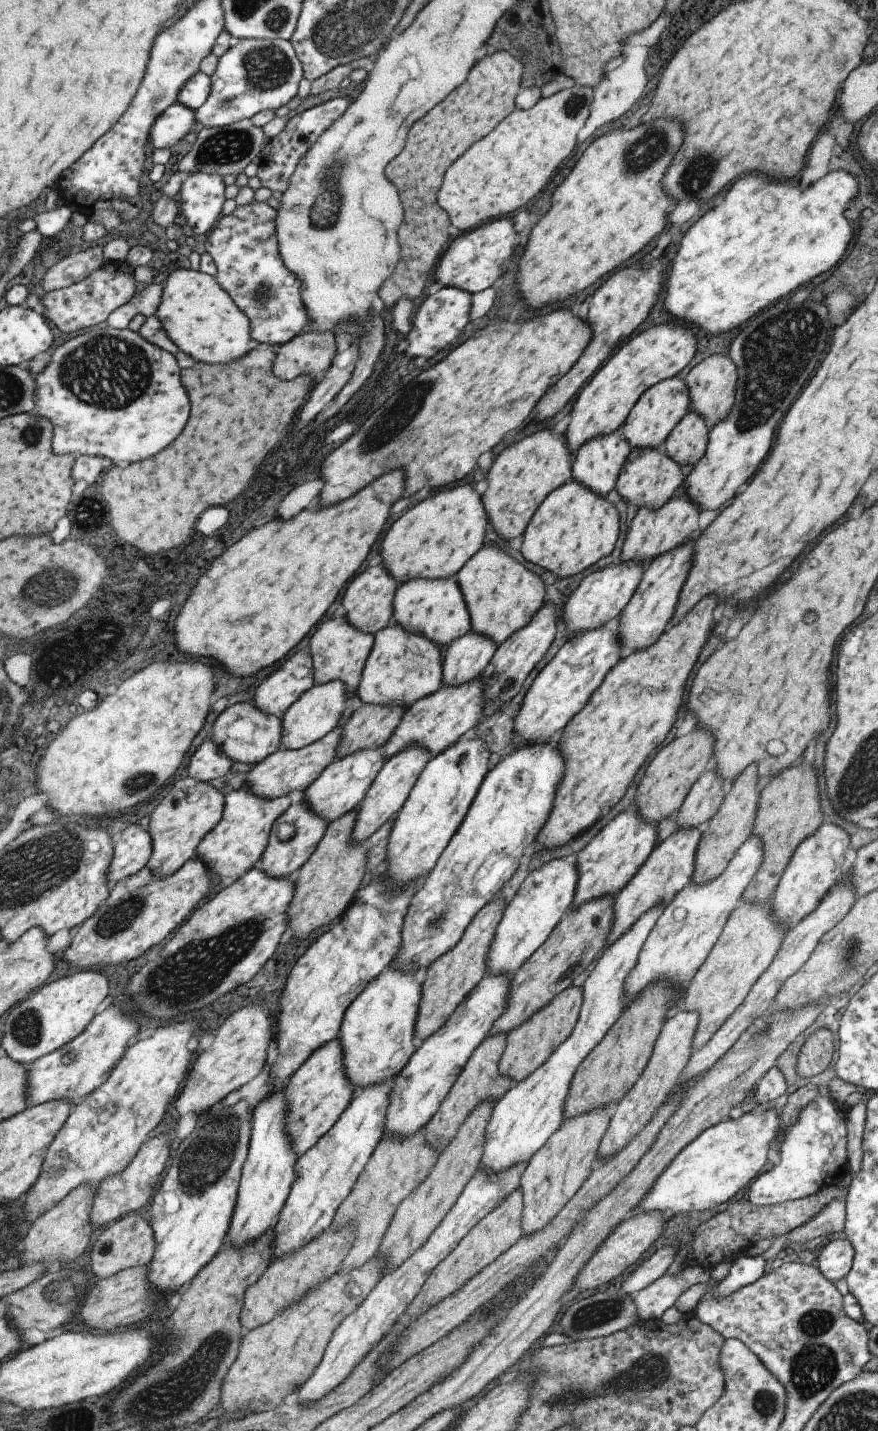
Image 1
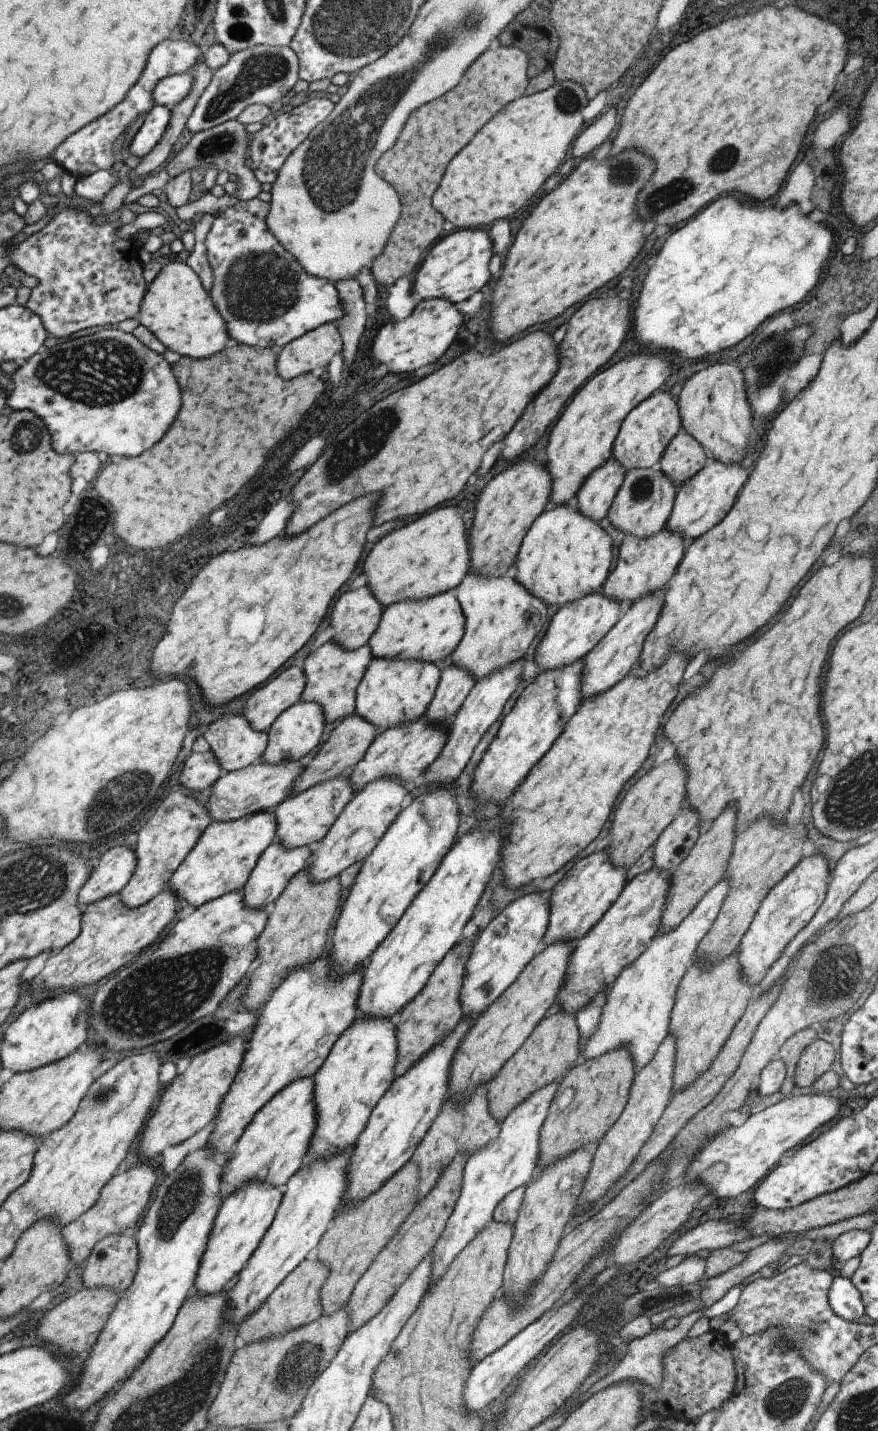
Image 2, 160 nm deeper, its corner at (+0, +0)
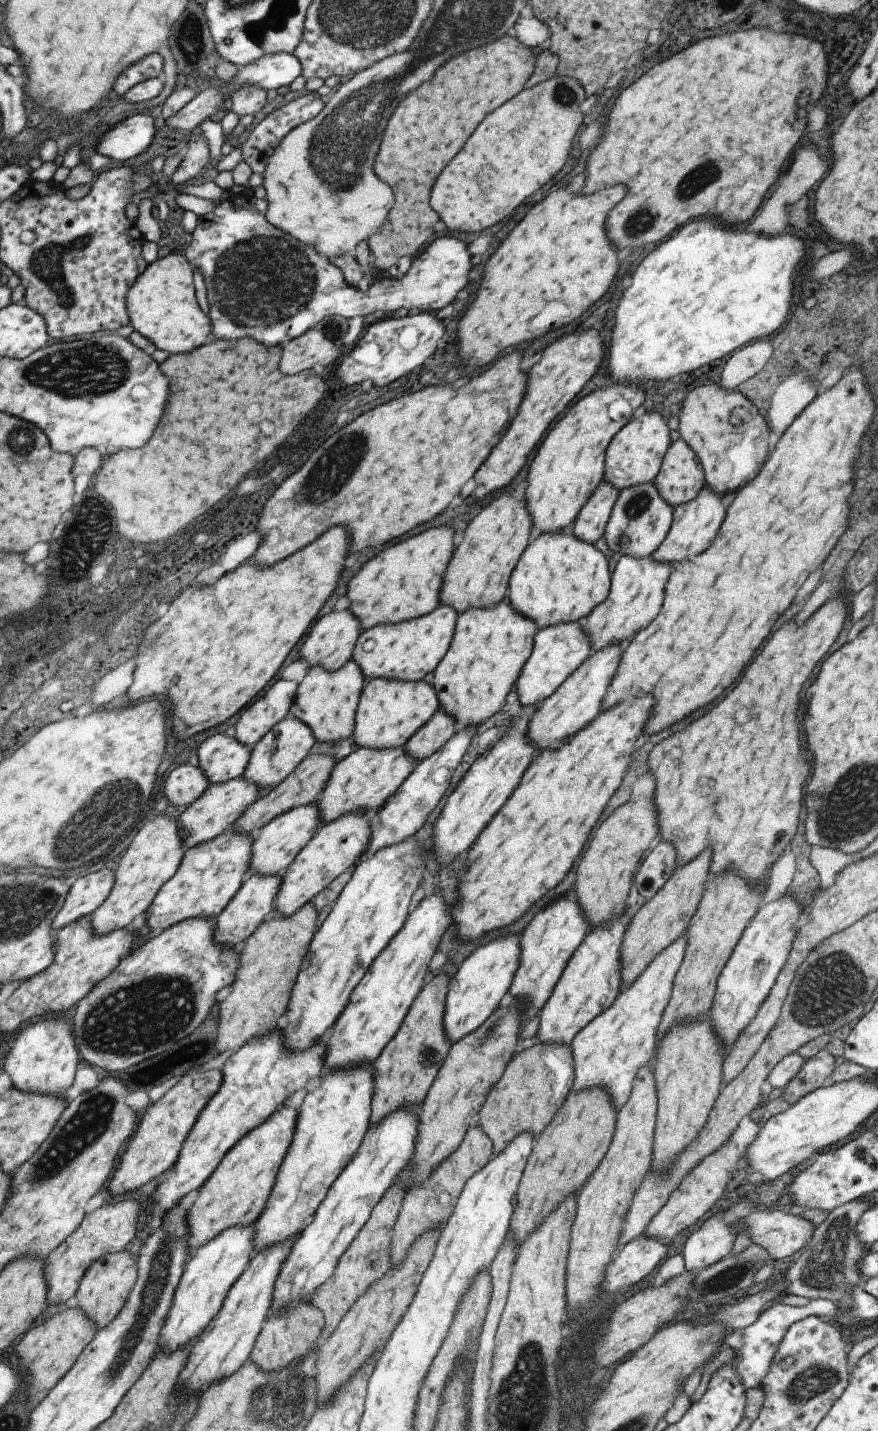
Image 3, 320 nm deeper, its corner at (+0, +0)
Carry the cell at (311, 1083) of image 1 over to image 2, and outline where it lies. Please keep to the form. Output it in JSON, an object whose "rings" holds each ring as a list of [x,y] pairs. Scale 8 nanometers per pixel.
{"rings":[[[310,1075],[288,1084],[271,1102],[268,1102],[245,1129],[228,1154],[228,1166],[222,1178],[225,1199],[233,1190],[247,1183],[271,1183],[273,1187],[285,1188],[289,1180],[301,1169],[308,1156],[311,1140],[317,1128],[317,1108],[315,1108],[315,1075]]]}

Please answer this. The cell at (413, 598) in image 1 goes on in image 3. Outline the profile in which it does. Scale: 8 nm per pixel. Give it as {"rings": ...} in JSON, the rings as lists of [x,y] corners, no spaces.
{"rings":[[[437,605],[435,610],[416,619],[409,619],[400,623],[377,625],[371,629],[361,631],[357,645],[352,650],[351,660],[359,664],[359,668],[363,672],[366,681],[369,679],[391,679],[393,681],[405,682],[421,681],[443,658],[451,642],[456,618],[457,614],[451,607]]]}

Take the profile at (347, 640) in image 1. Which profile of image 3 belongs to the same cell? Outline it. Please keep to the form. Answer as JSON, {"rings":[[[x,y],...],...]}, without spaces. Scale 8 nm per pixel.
{"rings":[[[349,660],[339,670],[327,671],[323,667],[308,668],[293,701],[291,716],[301,719],[310,726],[317,742],[336,742],[353,737],[355,732],[356,709],[359,708],[360,694],[367,683],[359,664]]]}

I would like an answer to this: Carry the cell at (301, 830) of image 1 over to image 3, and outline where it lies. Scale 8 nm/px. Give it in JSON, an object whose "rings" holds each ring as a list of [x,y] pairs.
{"rings":[[[253,874],[248,876],[240,888],[239,892],[233,897],[229,906],[222,912],[217,919],[216,944],[223,947],[235,947],[241,950],[245,941],[252,937],[256,930],[267,920],[274,908],[277,893],[280,893],[280,886],[283,885],[283,876],[276,875],[269,877]]]}

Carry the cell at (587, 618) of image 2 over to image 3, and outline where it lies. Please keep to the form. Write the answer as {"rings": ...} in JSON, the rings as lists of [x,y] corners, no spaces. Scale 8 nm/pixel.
{"rings":[[[574,621],[573,623],[559,623],[536,631],[529,658],[516,678],[517,700],[521,706],[535,707],[552,695],[580,663],[591,654],[588,638],[582,631],[582,626],[582,621]]]}

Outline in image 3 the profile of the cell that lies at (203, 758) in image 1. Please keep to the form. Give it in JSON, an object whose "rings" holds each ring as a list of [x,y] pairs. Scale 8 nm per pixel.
{"rings":[[[191,764],[178,766],[164,782],[164,801],[175,806],[189,806],[211,786],[204,770]]]}

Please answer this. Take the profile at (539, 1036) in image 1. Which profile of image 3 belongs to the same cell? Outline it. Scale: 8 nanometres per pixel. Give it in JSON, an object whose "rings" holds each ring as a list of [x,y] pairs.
{"rings":[[[538,1042],[513,1057],[505,1065],[501,1078],[498,1078],[498,1081],[488,1091],[474,1122],[492,1142],[493,1156],[499,1154],[511,1139],[523,1131],[530,1133],[535,1140],[535,1137],[551,1122],[559,1107],[562,1106],[573,1082],[573,1061],[568,1045]]]}

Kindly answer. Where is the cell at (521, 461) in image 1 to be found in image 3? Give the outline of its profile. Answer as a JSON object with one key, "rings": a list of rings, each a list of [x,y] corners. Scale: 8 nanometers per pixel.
{"rings":[[[501,496],[493,500],[469,522],[463,540],[453,550],[439,590],[438,605],[451,607],[457,616],[467,609],[494,607],[506,596],[511,571],[533,535],[524,499],[518,502]]]}

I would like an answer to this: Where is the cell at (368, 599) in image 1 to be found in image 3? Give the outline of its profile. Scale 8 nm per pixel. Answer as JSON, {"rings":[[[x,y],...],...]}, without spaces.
{"rings":[[[334,612],[317,620],[313,634],[301,648],[301,658],[313,666],[336,671],[351,660],[352,650],[360,636],[360,622],[349,612]]]}

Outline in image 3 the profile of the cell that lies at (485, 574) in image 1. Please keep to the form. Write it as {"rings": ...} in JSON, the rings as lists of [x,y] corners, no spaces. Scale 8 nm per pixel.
{"rings":[[[501,601],[494,607],[467,609],[458,614],[451,642],[439,664],[432,670],[431,680],[440,709],[453,717],[457,728],[478,727],[485,719],[501,710],[506,694],[509,694],[522,666],[529,658],[536,631],[532,620],[520,615],[509,605],[504,606]]]}

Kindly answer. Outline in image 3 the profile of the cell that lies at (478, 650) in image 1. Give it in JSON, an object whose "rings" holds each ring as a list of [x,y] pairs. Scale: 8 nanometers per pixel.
{"rings":[[[440,707],[433,716],[418,728],[418,731],[404,744],[404,753],[415,763],[424,761],[436,753],[457,731],[453,717]]]}

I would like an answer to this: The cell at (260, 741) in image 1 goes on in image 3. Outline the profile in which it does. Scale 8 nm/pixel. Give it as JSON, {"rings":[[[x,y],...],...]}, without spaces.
{"rings":[[[213,735],[198,748],[198,766],[204,770],[211,785],[242,777],[252,760],[252,748],[236,737]]]}

